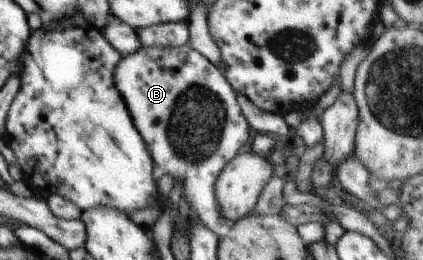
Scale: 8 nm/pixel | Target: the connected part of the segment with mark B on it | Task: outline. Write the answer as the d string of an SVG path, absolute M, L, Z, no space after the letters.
M190 43L180 47L142 46L136 53L122 57L114 69L114 85L122 94L134 125L154 159L176 183L182 183L186 205L192 212L190 221L200 221L216 231L226 223L216 201L215 183L225 165L238 155L238 149L250 139L250 124L242 113L237 94L219 69Z

